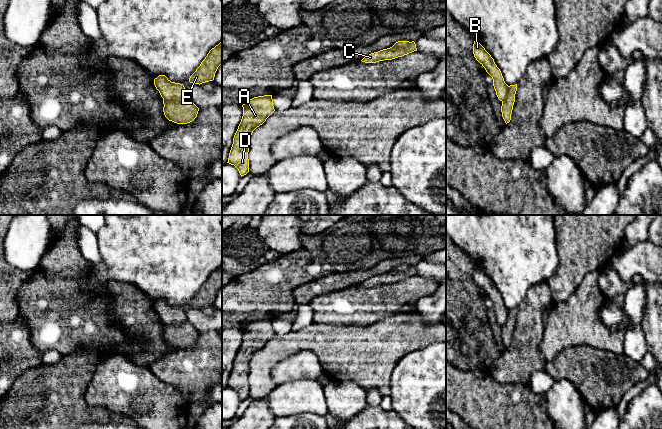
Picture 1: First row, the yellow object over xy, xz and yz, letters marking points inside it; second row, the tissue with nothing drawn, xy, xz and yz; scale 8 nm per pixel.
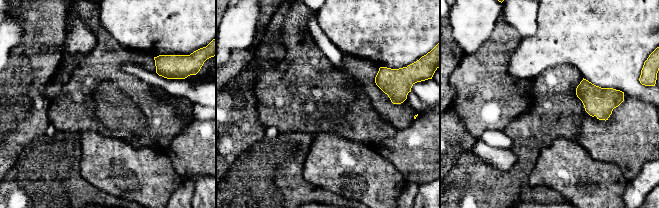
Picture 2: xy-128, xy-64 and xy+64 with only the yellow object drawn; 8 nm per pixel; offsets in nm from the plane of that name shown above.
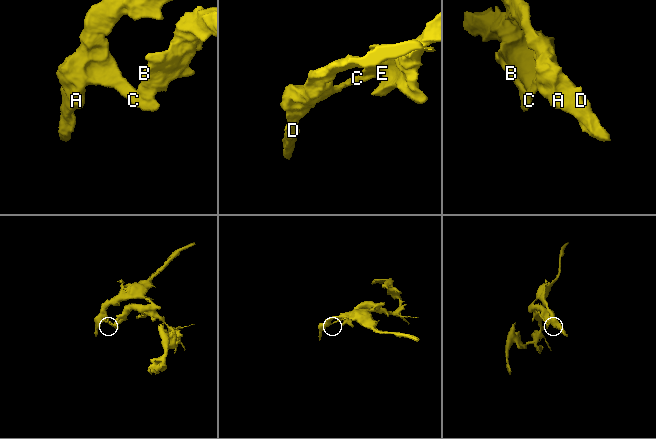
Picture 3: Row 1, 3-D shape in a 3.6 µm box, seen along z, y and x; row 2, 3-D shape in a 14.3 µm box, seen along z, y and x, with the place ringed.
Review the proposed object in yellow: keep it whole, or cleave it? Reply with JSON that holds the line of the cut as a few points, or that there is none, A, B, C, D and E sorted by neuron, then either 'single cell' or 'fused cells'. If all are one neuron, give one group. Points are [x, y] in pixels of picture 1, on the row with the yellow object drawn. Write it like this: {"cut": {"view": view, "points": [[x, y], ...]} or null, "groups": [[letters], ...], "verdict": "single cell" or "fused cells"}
{"cut": {"view": "xy", "points": [[186, 95], [181, 99], [163, 99]]}, "groups": [["A", "C", "D"], ["B", "E"]], "verdict": "fused cells"}

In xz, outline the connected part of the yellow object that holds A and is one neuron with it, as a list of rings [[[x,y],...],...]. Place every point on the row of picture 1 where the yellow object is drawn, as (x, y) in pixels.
[[[272,95],[254,97],[242,107],[243,116],[234,135],[227,162],[238,169],[241,177],[249,172],[249,139],[253,131],[275,111]]]

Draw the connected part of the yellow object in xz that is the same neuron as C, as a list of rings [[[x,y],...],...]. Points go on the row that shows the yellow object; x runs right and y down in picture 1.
[[[412,41],[409,42],[408,46],[404,48],[390,47],[378,52],[371,53],[365,56],[361,61],[365,63],[376,63],[384,60],[392,60],[412,53],[414,51],[417,51],[417,48],[415,42]]]

